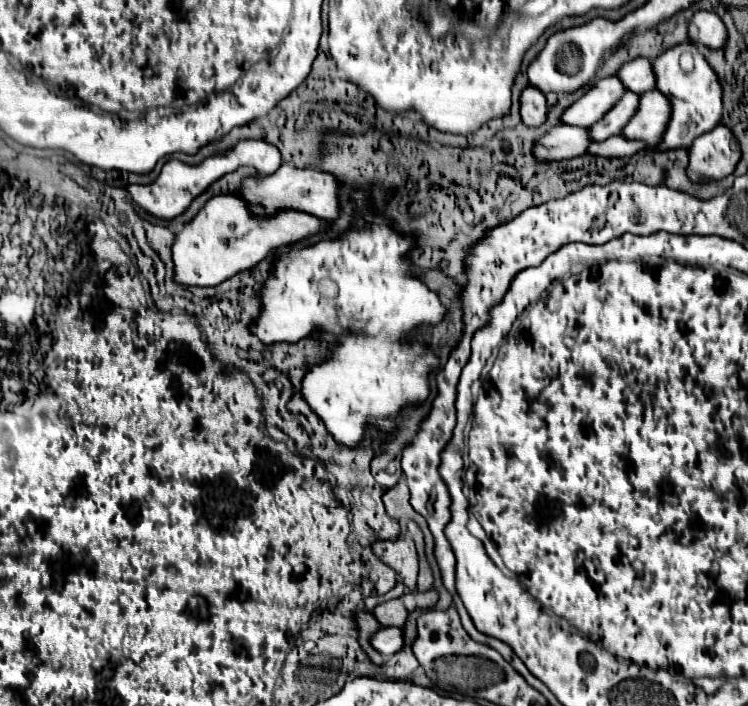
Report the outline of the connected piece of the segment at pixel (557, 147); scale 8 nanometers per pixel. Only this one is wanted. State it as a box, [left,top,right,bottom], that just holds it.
[534,123,588,159]

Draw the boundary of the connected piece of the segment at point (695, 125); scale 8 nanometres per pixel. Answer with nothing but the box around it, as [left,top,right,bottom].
[652,43,722,149]

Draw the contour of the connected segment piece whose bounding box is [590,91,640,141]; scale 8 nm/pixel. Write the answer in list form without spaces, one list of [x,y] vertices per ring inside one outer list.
[[[626,91],[624,97],[598,121],[590,127],[590,139],[592,141],[604,141],[610,135],[618,135],[628,119],[636,115],[636,105],[640,105],[640,95],[632,95],[632,91]]]

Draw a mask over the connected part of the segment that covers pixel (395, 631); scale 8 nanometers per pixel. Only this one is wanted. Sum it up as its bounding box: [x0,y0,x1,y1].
[372,627,404,655]

